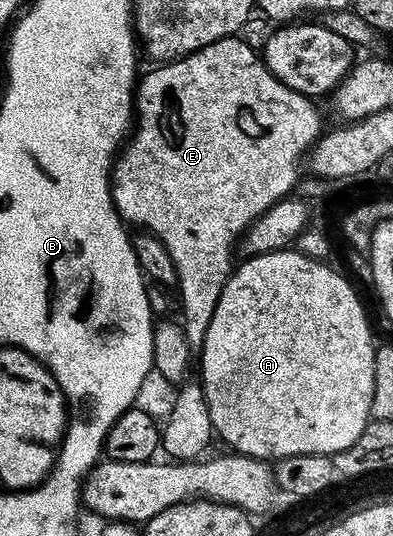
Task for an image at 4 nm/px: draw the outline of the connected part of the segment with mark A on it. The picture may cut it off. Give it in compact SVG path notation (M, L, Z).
M295 248L277 250L271 254L255 254L245 259L242 267L231 273L226 287L220 292L216 312L212 312L212 324L200 347L202 353L202 378L200 385L208 400L208 412L212 416L214 433L227 442L231 451L245 454L248 458L259 460L277 460L301 454L340 453L348 444L356 444L356 436L364 432L366 423L371 421L372 384L374 383L374 352L376 341L370 335L370 322L366 319L366 310L358 299L356 291L350 287L346 278L341 278L325 261L318 261L300 253Z

